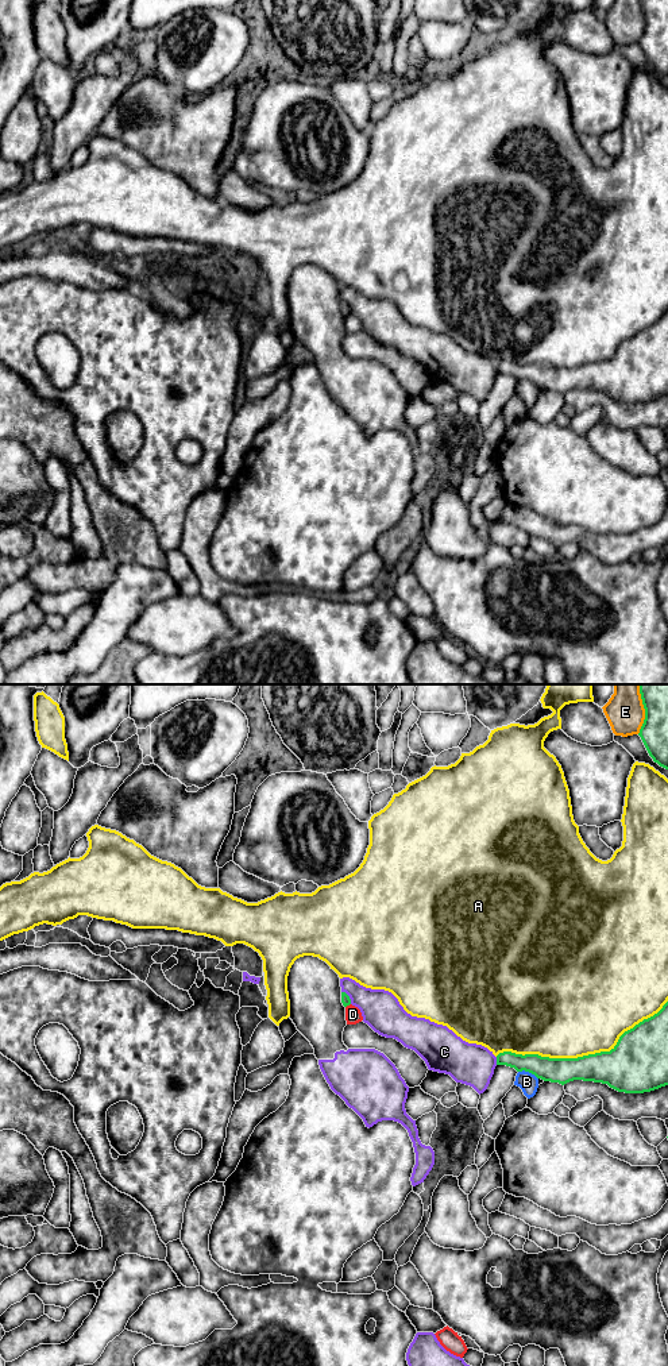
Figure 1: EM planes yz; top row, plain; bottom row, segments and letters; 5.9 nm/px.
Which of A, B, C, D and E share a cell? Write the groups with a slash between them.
A / B / C / D / E

